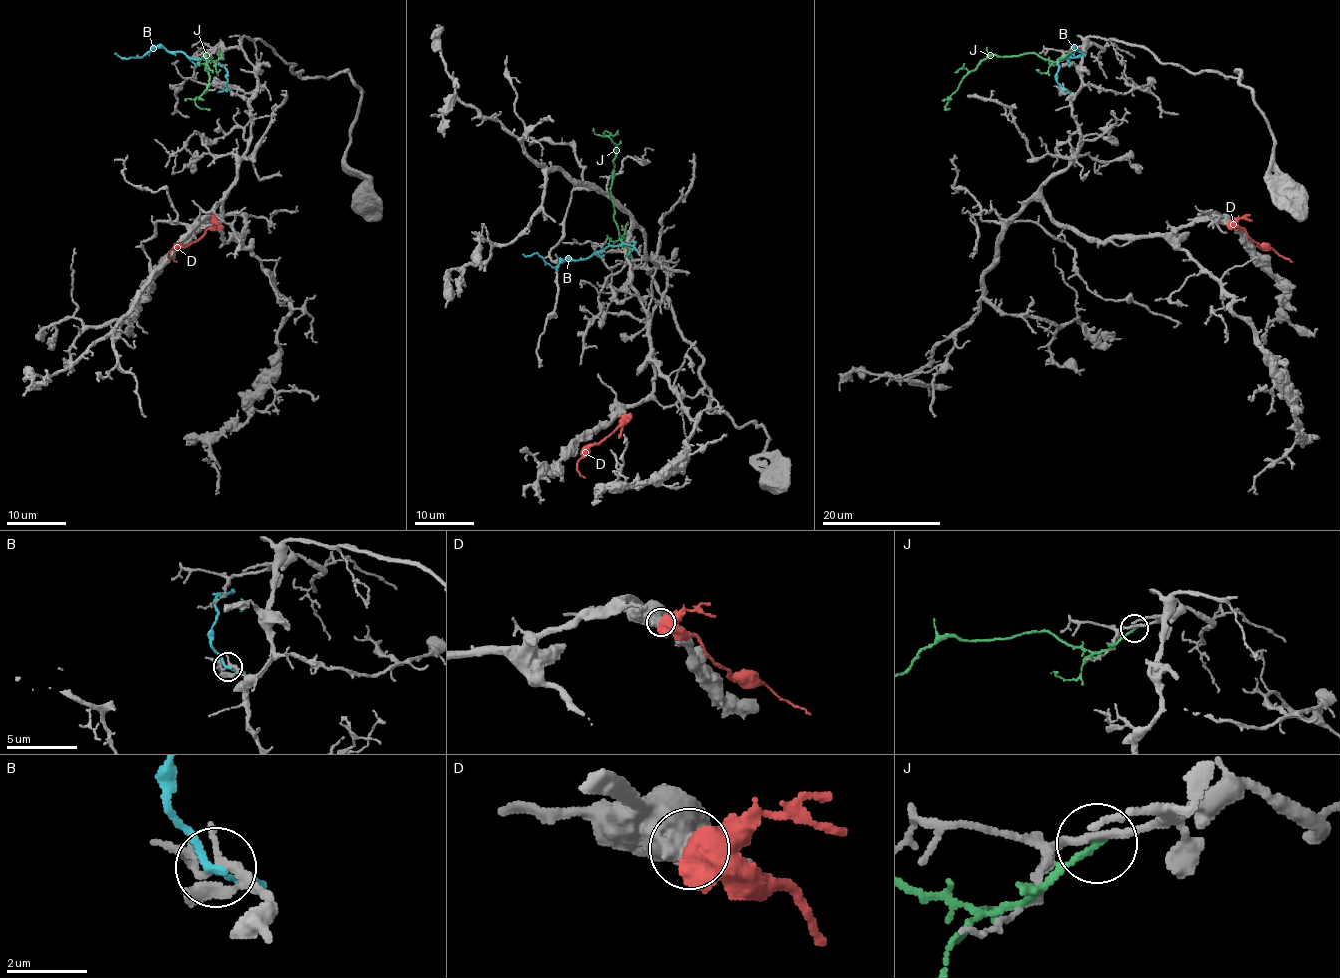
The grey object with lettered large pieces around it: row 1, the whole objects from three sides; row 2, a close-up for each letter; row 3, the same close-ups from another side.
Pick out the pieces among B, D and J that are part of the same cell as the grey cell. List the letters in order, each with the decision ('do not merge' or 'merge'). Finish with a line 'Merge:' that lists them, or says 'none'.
B: do not merge
D: do not merge
J: do not merge
Merge: none

